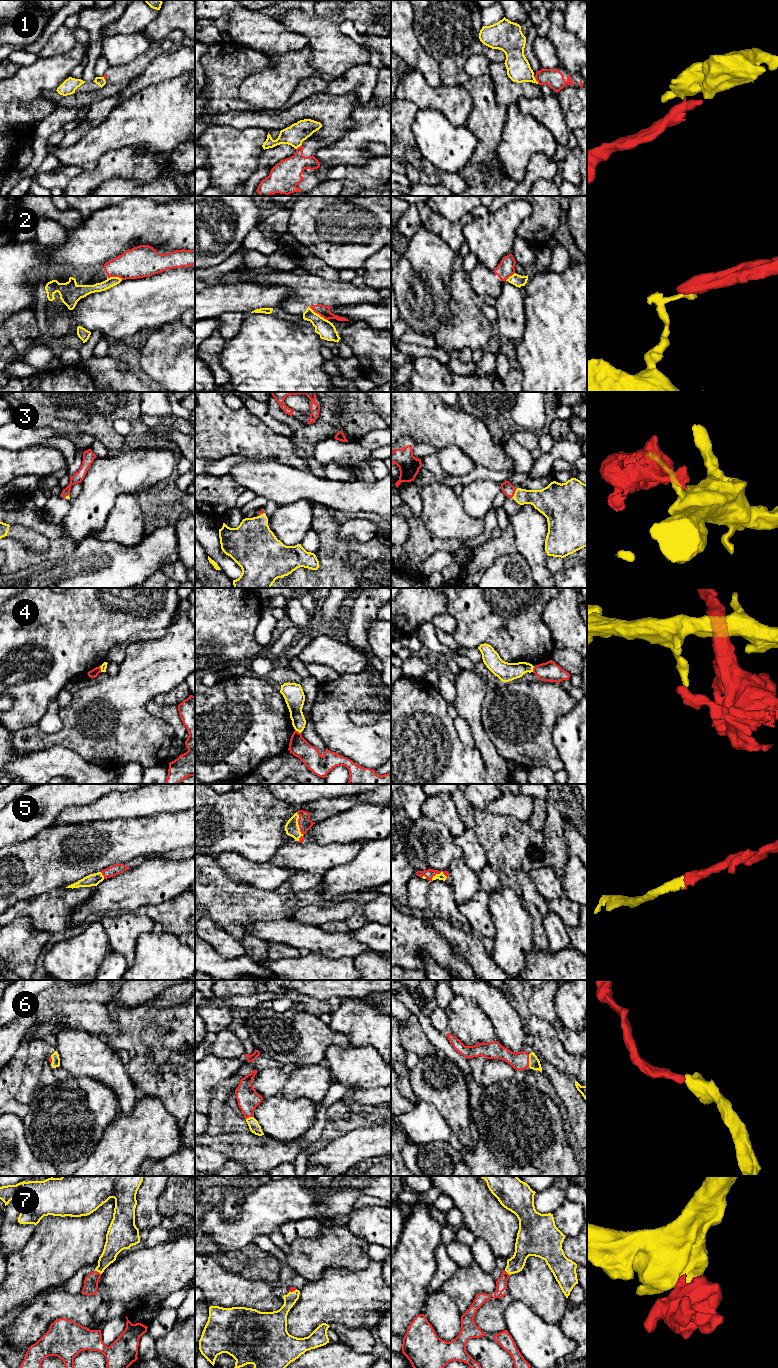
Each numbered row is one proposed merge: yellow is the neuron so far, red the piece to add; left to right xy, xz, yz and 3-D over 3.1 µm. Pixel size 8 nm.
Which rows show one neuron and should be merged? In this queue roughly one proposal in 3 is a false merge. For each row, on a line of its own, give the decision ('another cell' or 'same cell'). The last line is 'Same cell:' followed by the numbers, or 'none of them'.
1: another cell
2: another cell
3: same cell
4: another cell
5: same cell
6: same cell
7: same cell
Same cell: 3, 5, 6, 7

